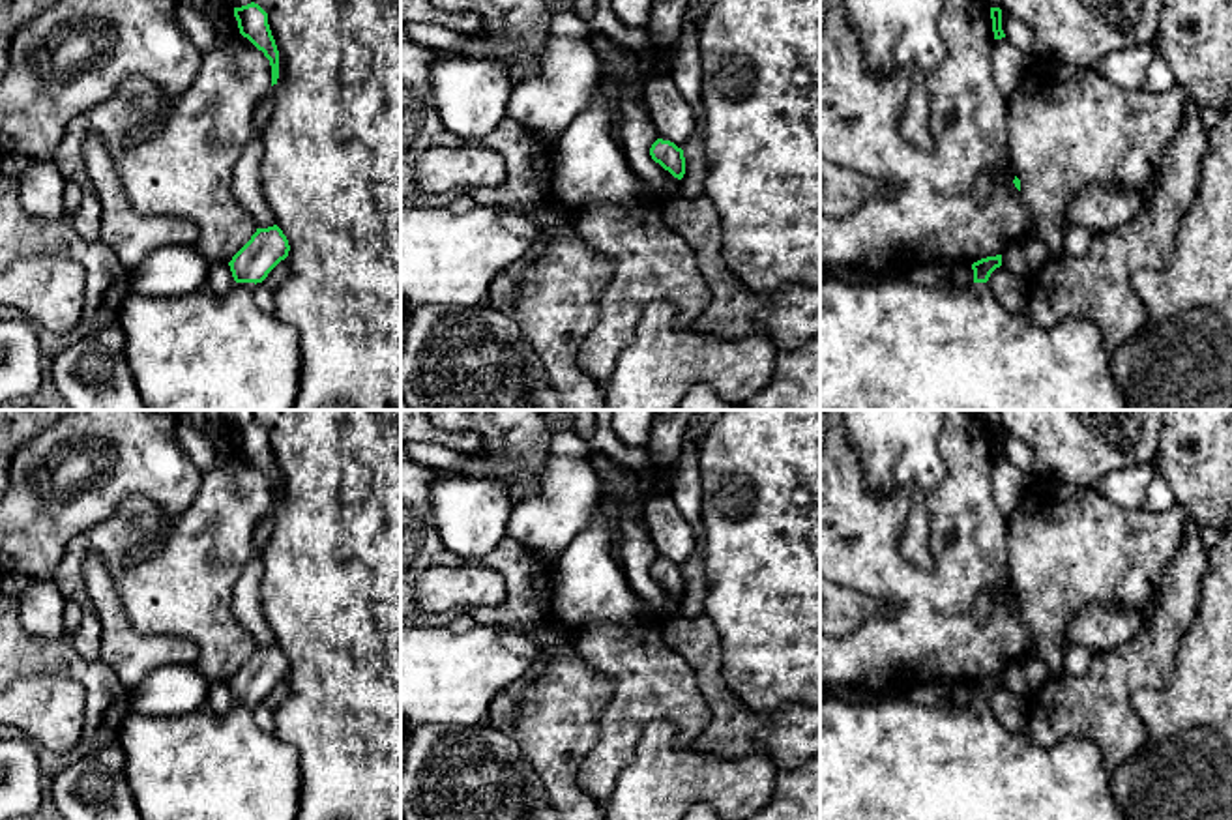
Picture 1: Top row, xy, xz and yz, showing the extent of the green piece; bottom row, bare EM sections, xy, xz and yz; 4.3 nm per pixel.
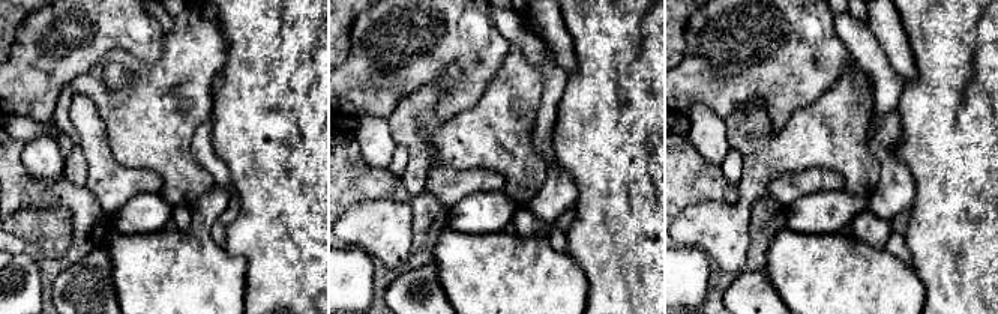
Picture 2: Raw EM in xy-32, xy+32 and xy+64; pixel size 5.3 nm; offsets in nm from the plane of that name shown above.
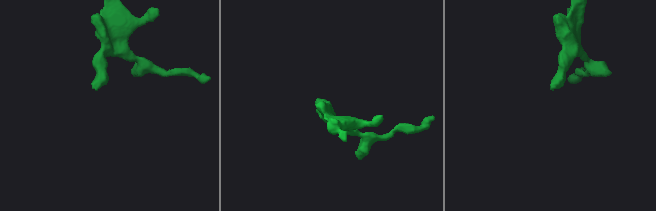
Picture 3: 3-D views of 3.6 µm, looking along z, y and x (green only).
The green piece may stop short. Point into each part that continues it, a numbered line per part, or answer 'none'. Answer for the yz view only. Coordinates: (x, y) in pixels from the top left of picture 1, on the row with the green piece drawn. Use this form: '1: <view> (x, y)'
1: yz (892, 345)

